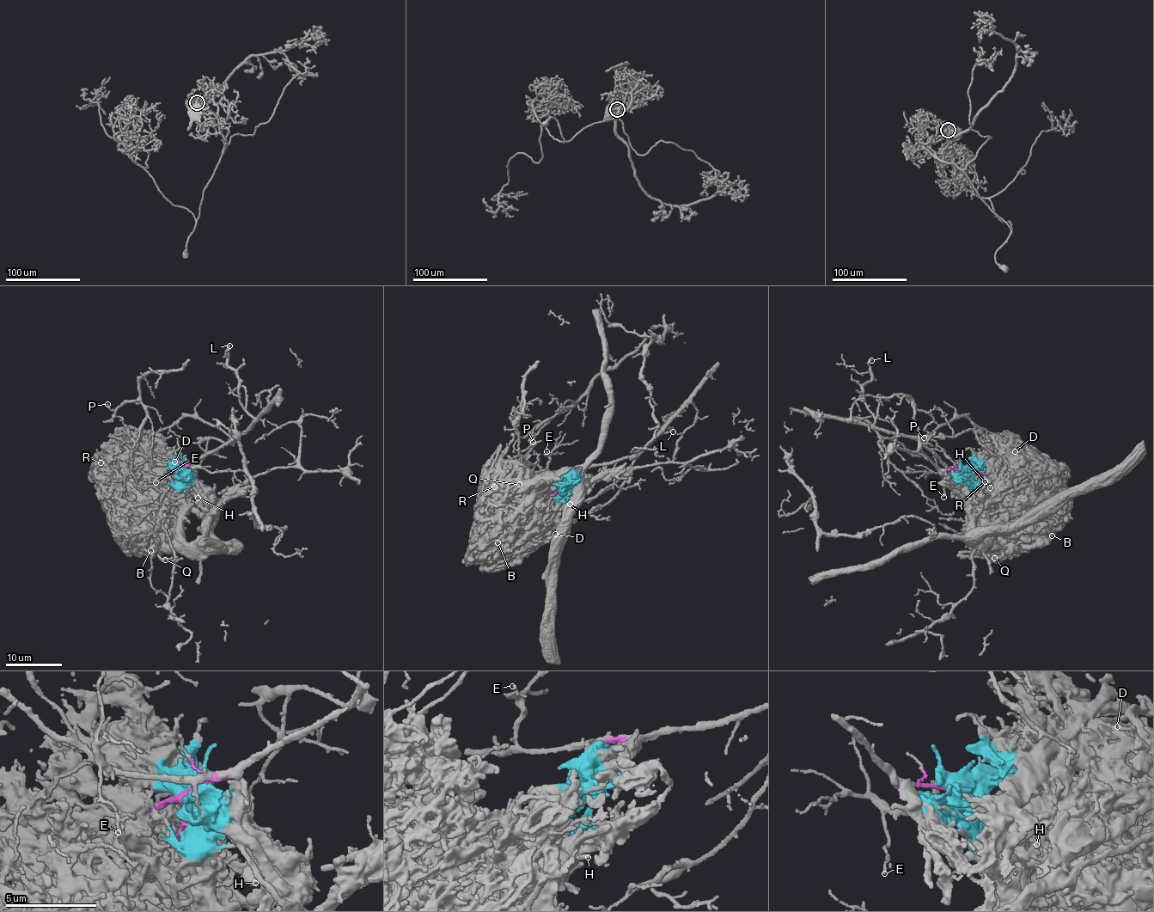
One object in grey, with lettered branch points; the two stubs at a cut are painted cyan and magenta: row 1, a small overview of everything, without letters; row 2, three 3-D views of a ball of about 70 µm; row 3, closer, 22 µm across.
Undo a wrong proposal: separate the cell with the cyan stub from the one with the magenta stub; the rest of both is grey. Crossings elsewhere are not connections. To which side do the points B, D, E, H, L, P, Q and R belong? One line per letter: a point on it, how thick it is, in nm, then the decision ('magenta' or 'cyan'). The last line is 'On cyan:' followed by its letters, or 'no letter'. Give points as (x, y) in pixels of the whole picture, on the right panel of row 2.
B: (1052, 535) | 160 nm | cyan
D: (1015, 451) | 140 nm | cyan
E: (943, 497) | 110 nm | magenta
H: (990, 487) | 200 nm | cyan
L: (871, 360) | 150 nm | magenta
P: (924, 437) | 120 nm | magenta
Q: (994, 558) | 160 nm | cyan
R: (985, 481) | 140 nm | cyan
On cyan: B, D, H, Q, R

